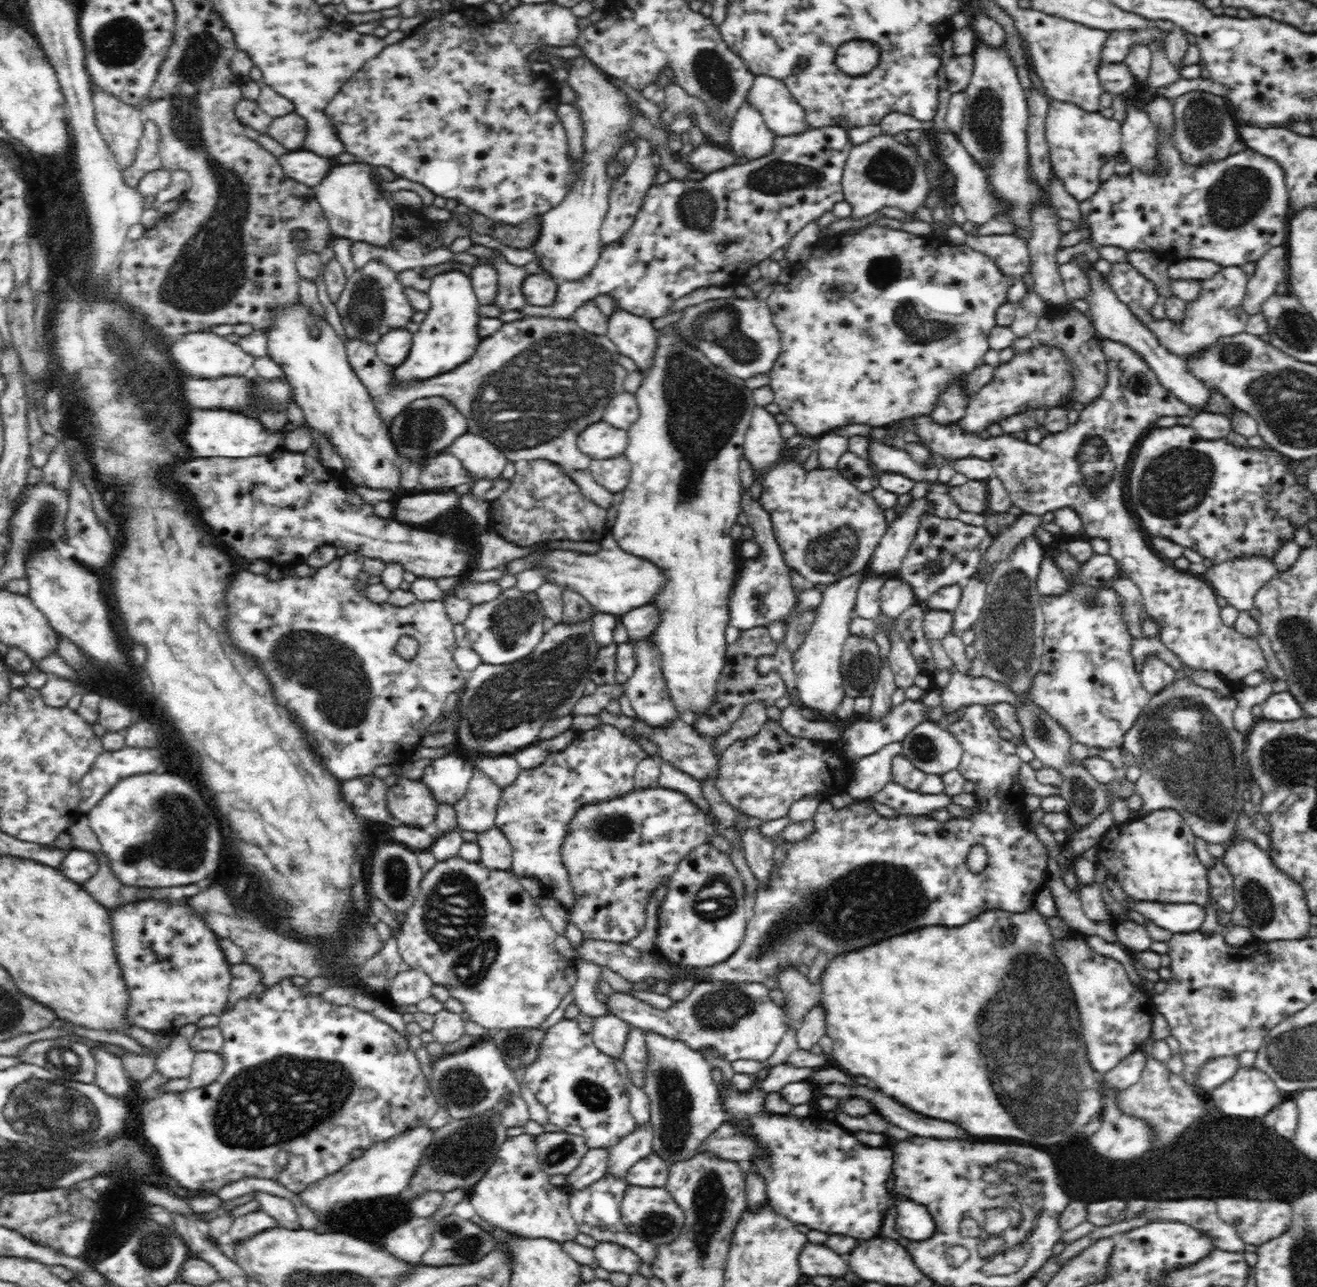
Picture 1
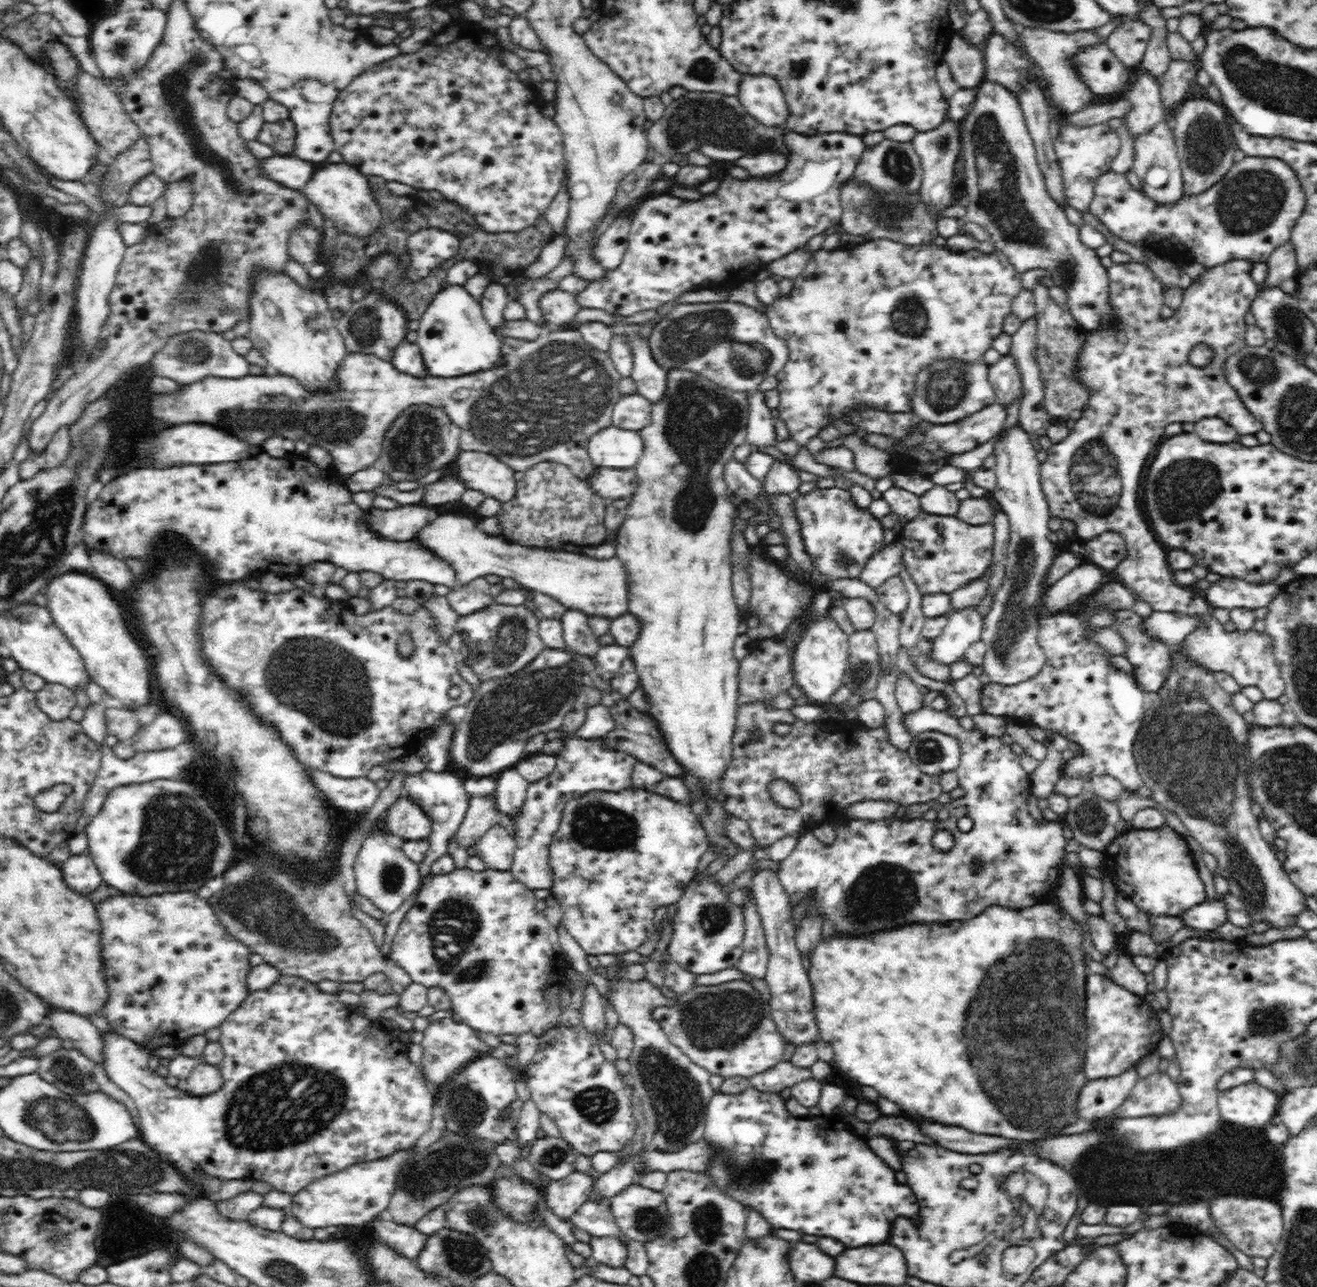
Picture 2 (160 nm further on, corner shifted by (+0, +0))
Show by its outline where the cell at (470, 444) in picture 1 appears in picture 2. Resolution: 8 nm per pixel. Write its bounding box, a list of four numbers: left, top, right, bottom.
[456,451,517,504]

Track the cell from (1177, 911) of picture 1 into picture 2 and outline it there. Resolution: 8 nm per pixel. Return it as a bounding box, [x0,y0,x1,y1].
[1180,899,1228,932]

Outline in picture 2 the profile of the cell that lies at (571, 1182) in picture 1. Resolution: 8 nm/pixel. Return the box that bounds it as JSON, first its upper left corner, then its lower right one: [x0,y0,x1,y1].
[543,1171,592,1221]

